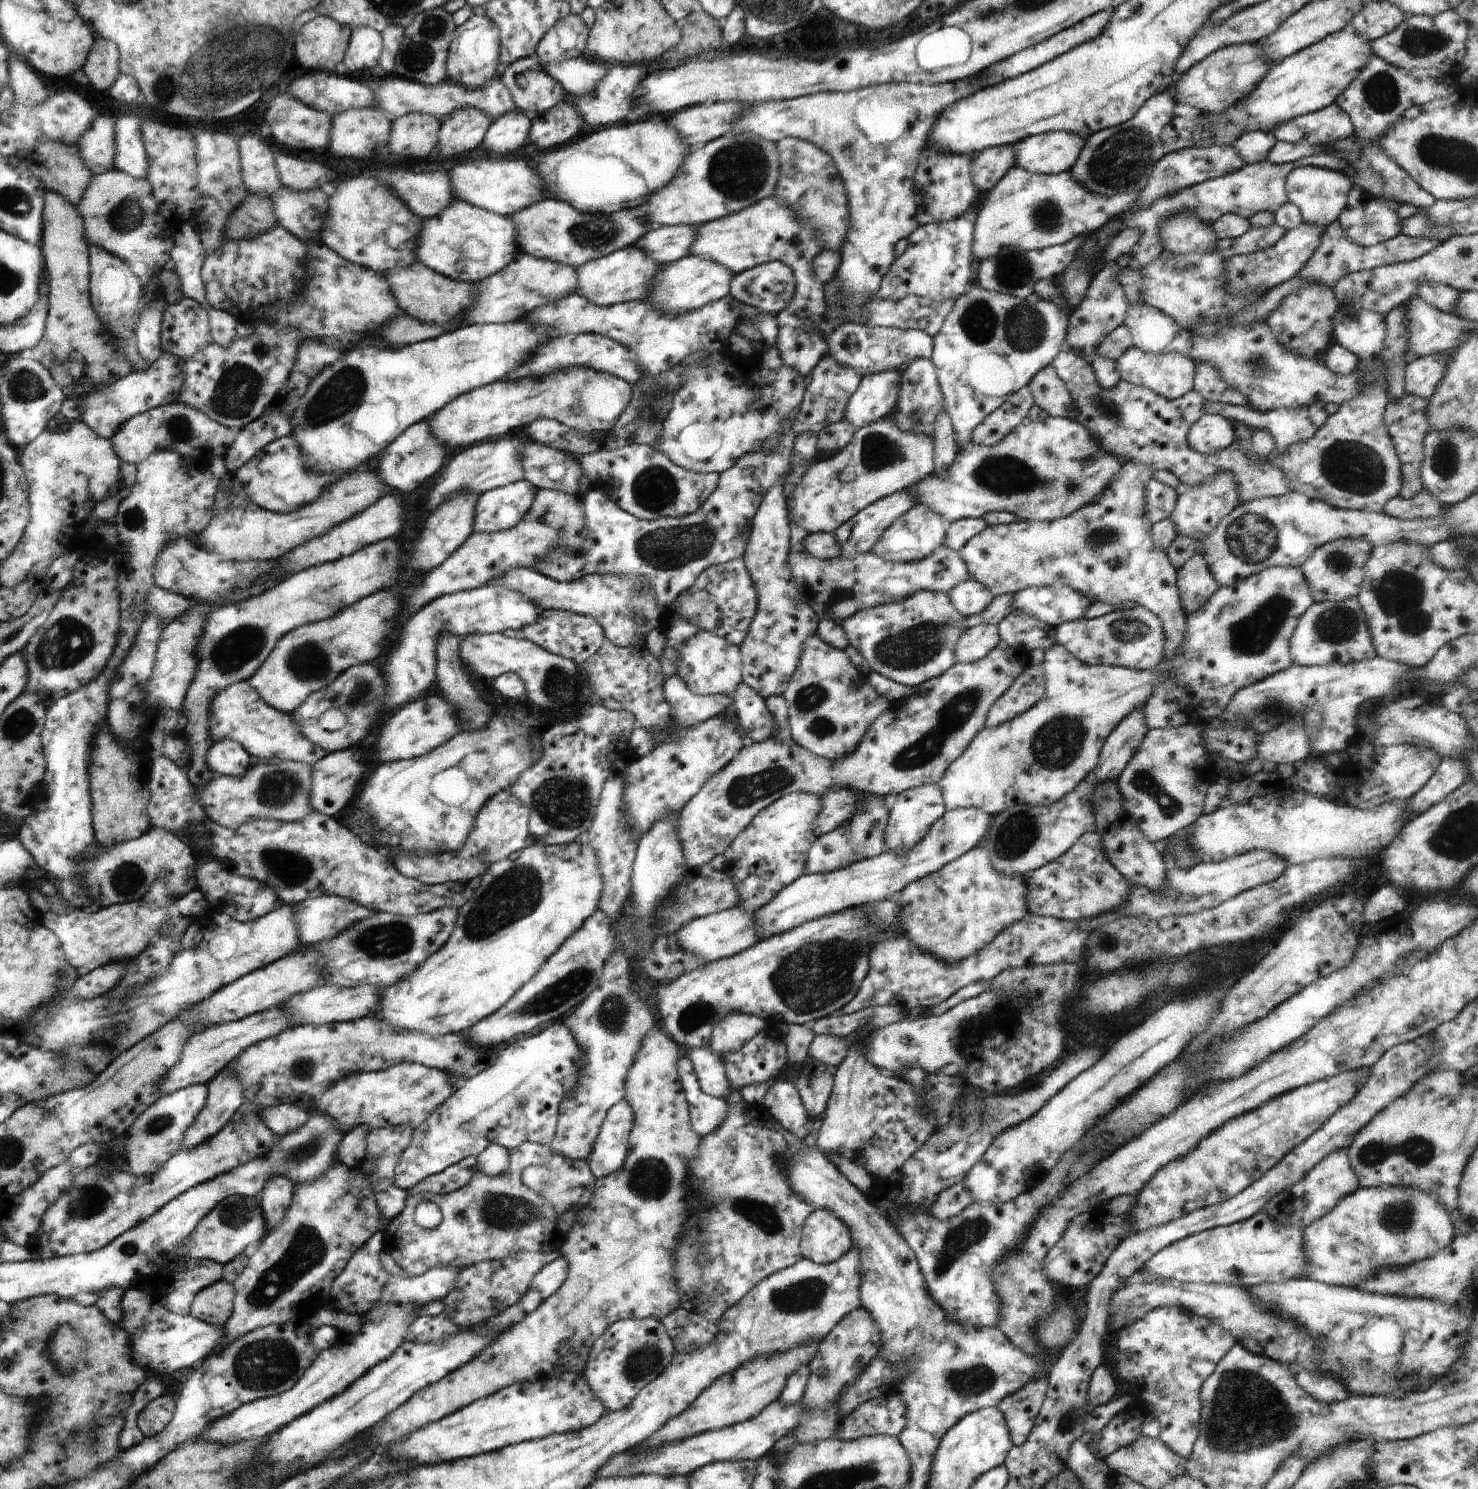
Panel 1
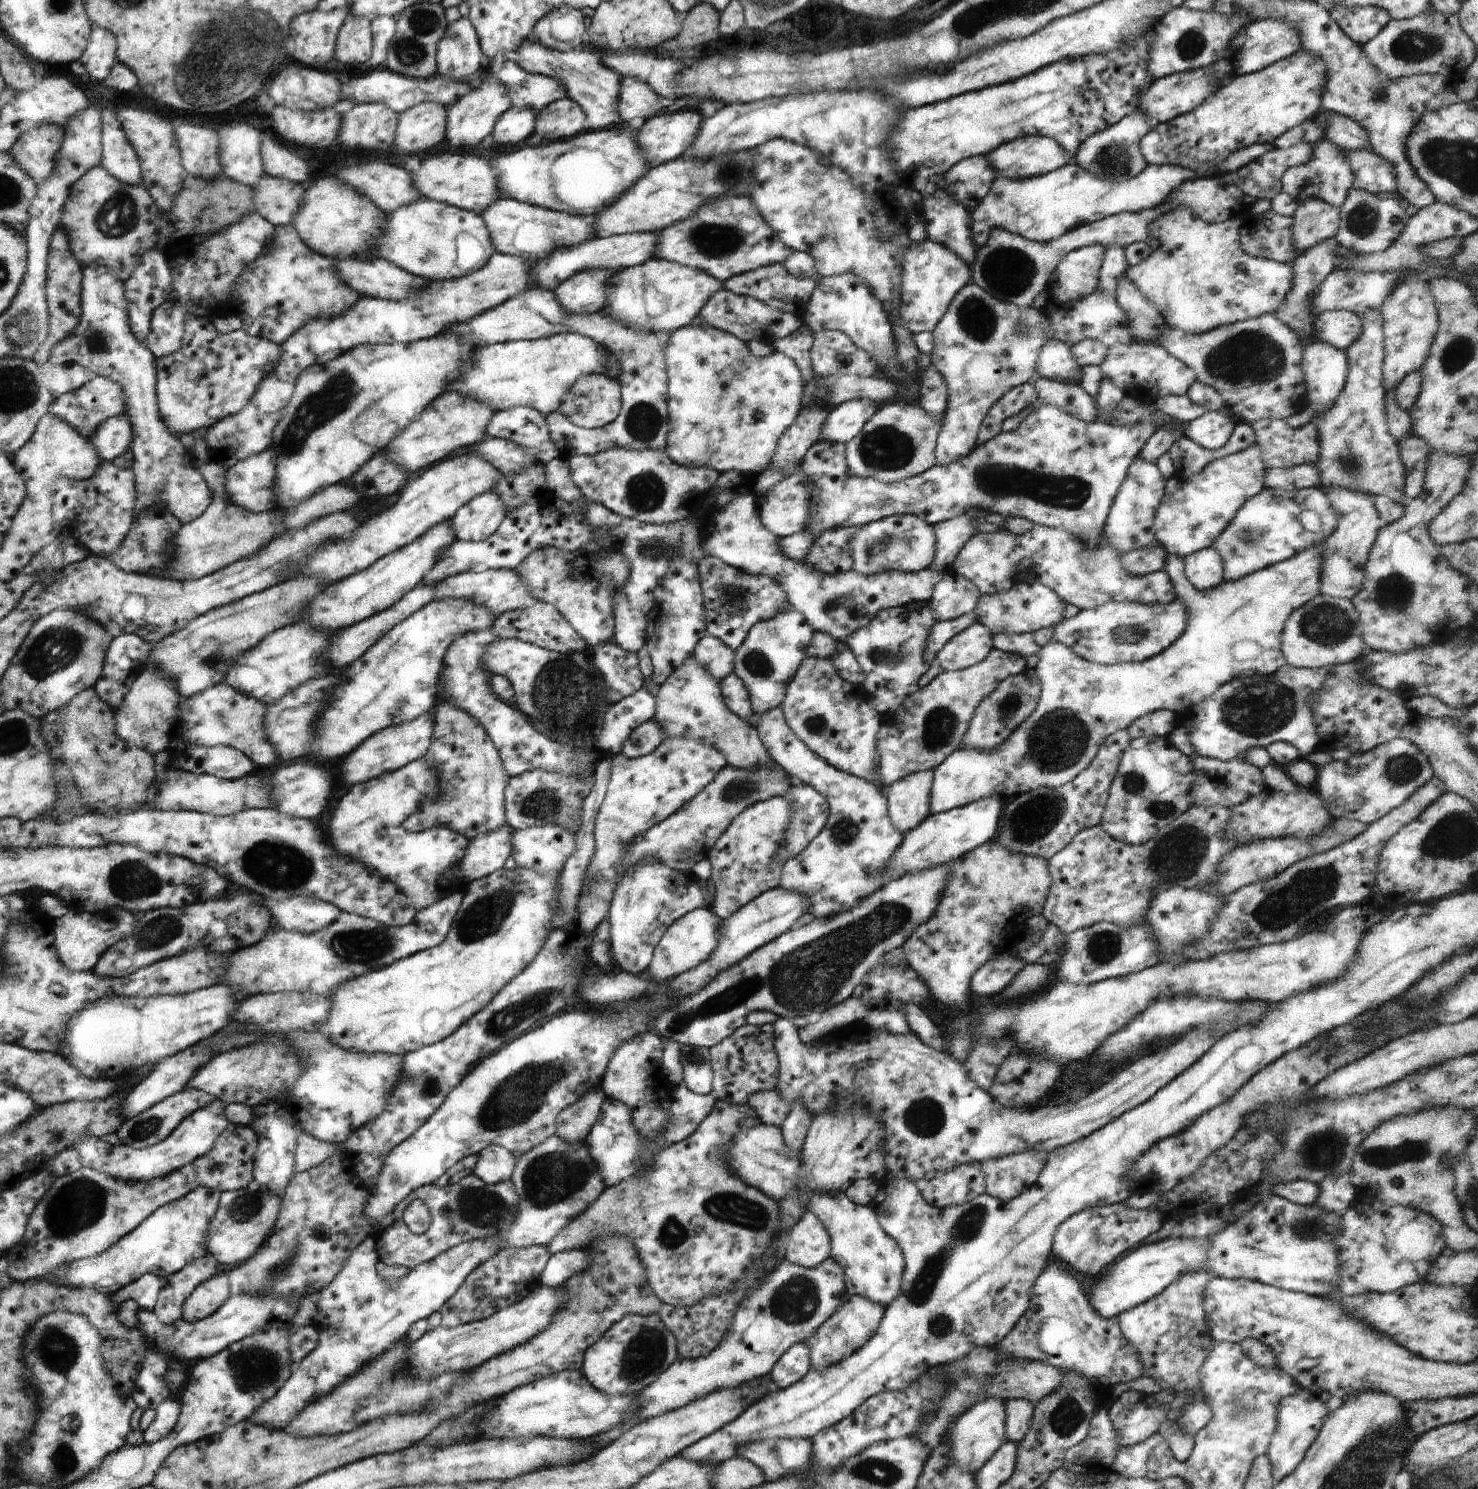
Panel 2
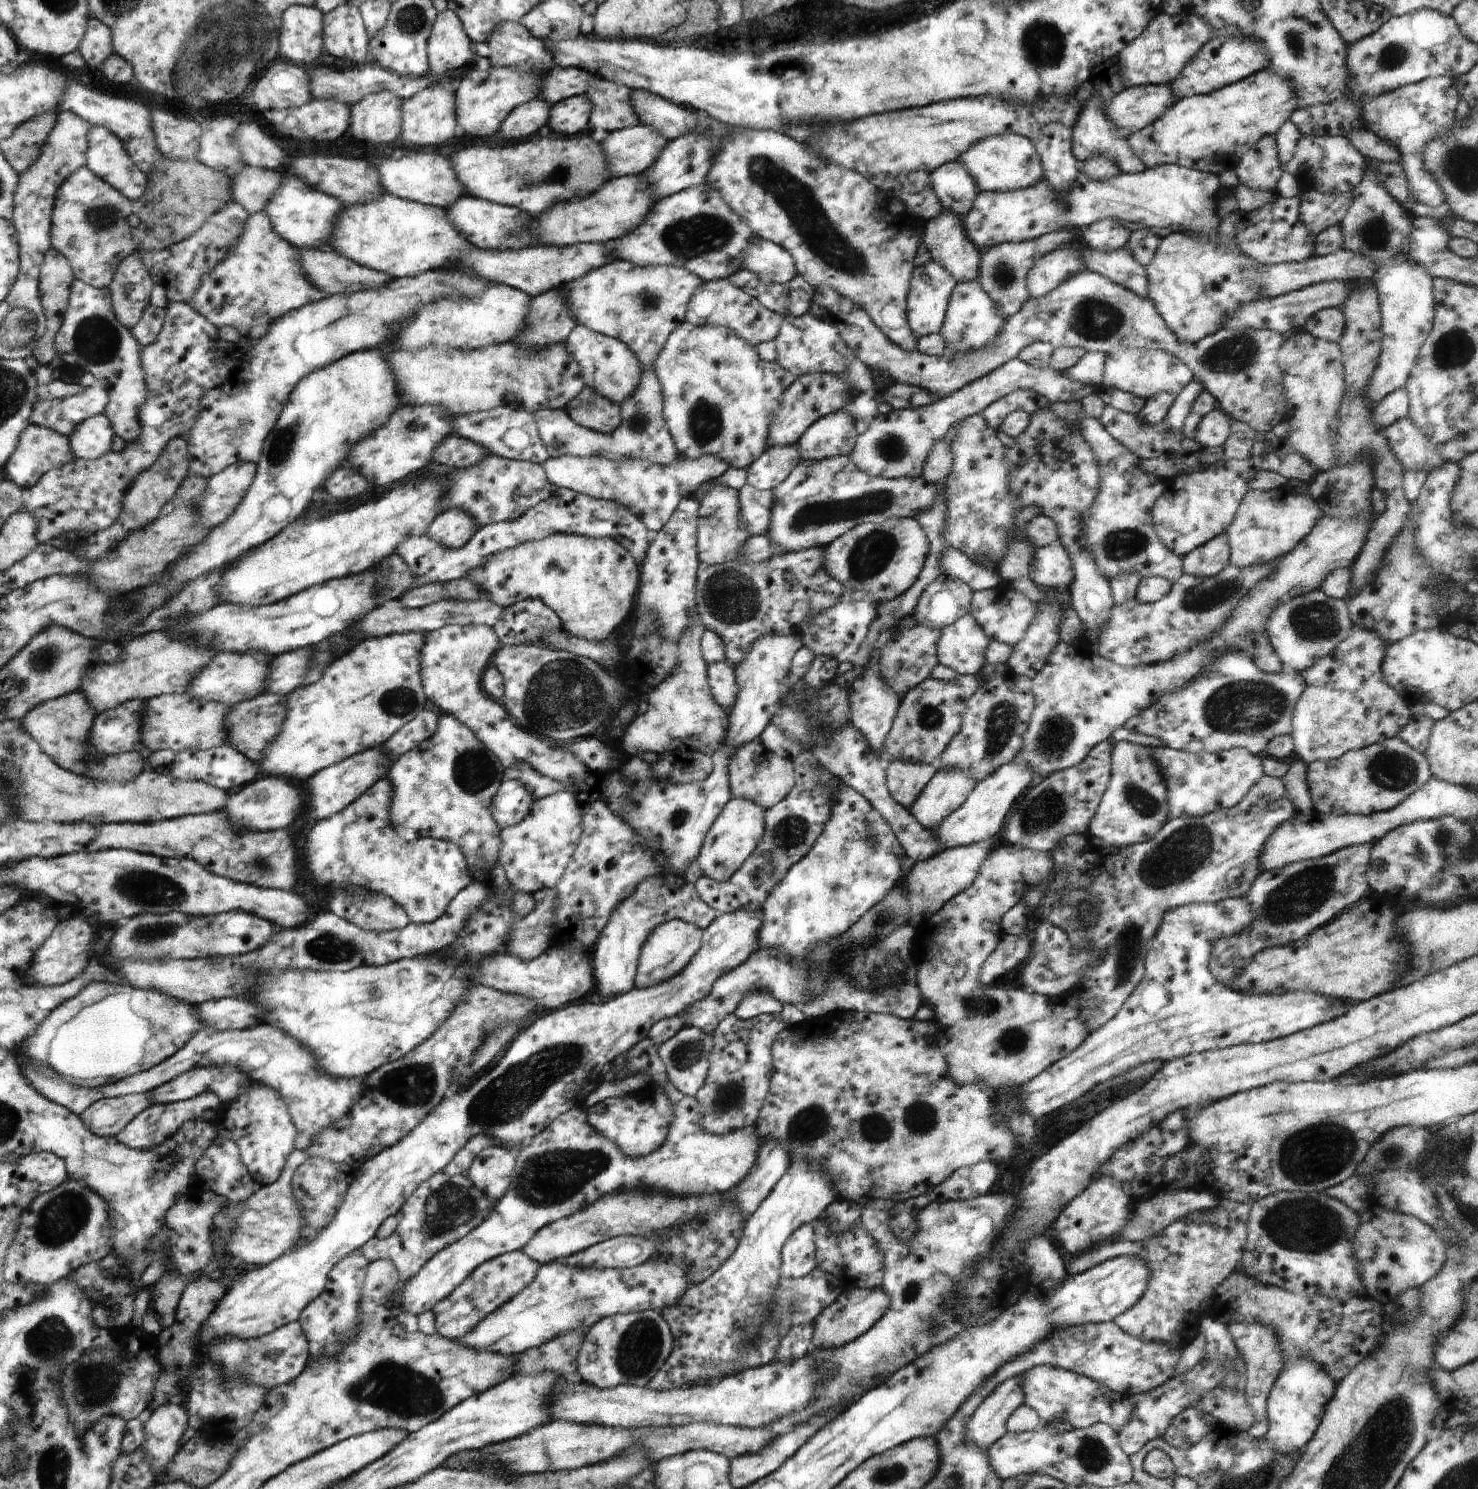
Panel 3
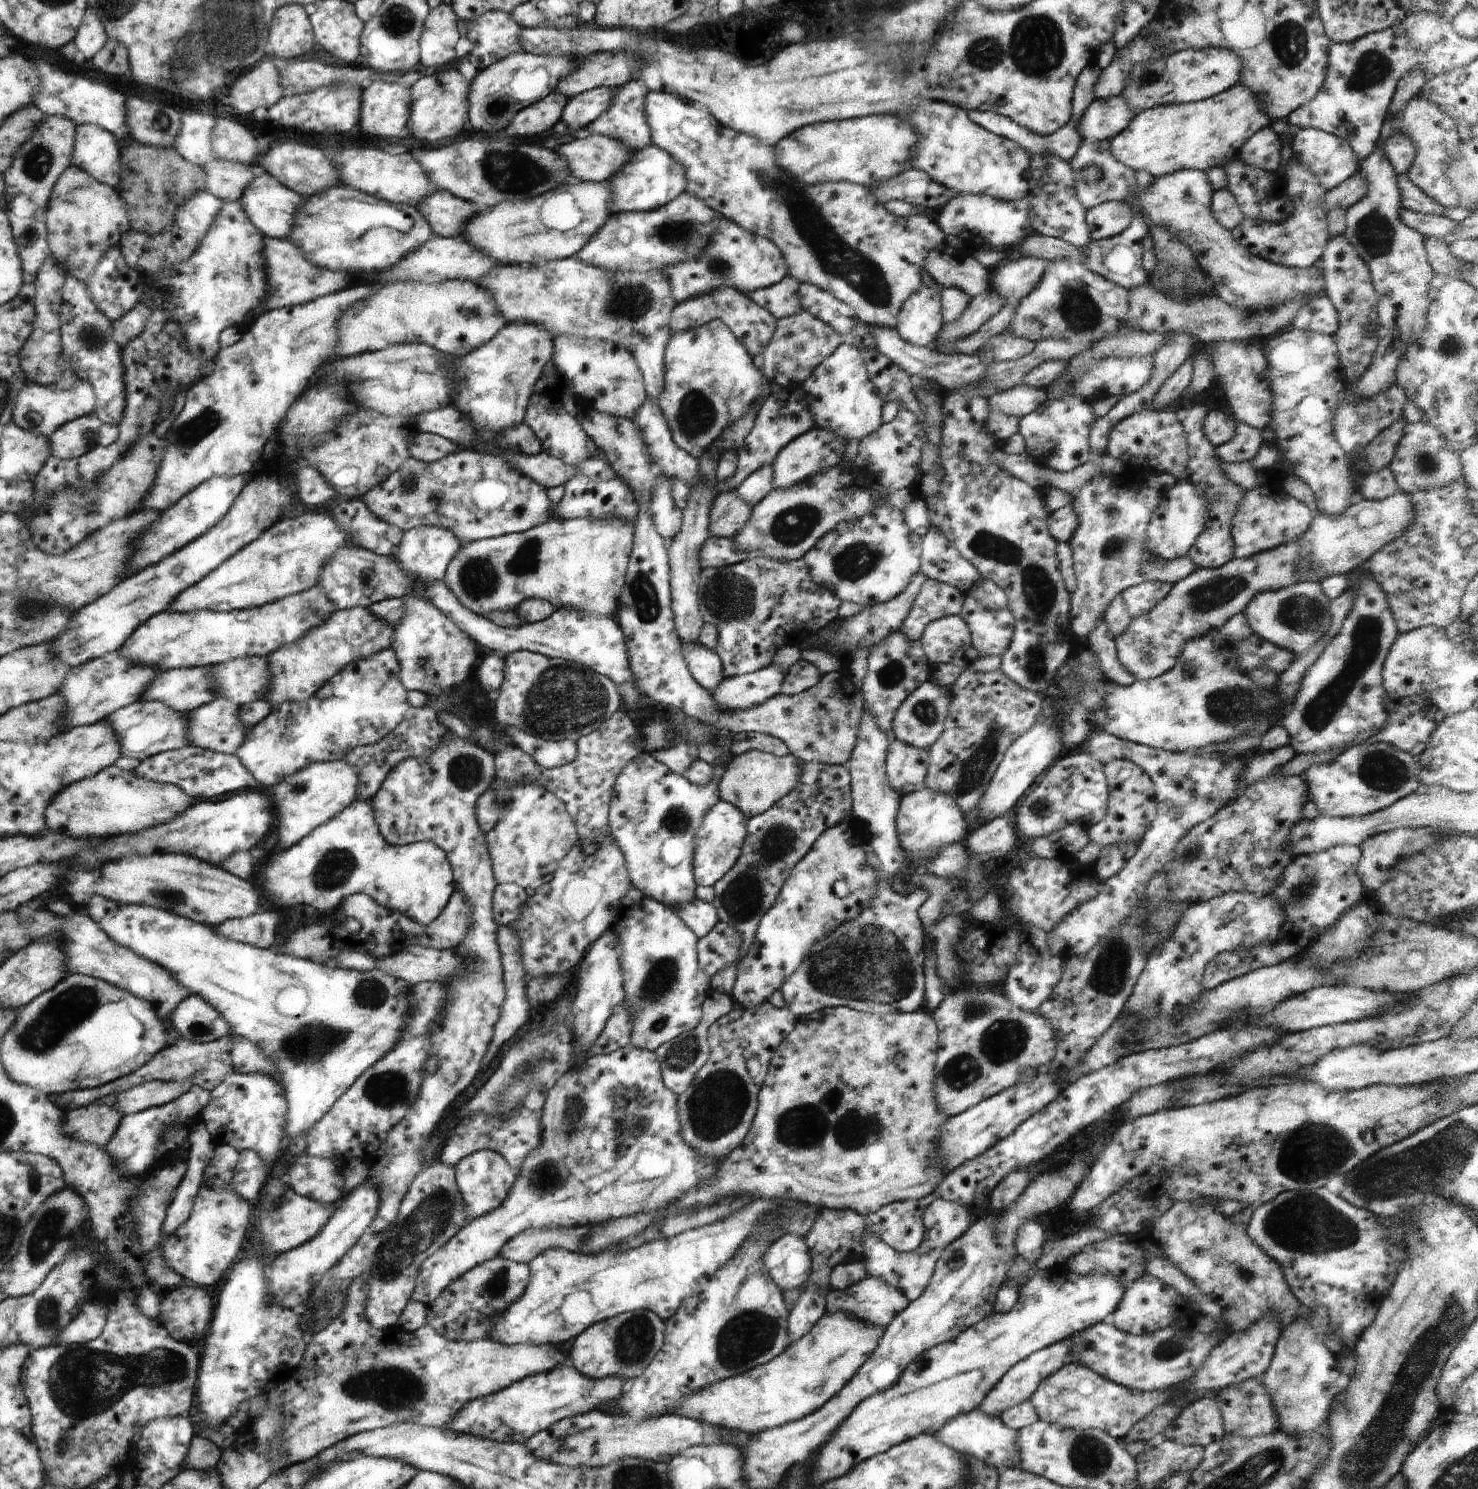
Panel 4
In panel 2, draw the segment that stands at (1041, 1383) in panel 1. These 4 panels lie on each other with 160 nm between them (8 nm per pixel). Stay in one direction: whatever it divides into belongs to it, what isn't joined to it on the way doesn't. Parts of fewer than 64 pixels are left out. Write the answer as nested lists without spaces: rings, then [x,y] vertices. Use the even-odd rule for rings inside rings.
[[[1026,1399],[1005,1401],[1005,1436],[1018,1444],[1028,1432],[1035,1405]]]

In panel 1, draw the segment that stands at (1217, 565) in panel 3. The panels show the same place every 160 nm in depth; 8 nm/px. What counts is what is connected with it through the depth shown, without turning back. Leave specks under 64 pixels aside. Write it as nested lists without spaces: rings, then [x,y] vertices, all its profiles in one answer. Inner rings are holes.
[[[1200,551],[1187,558],[1177,570],[1177,589],[1185,618],[1186,614],[1199,611],[1218,587]]]

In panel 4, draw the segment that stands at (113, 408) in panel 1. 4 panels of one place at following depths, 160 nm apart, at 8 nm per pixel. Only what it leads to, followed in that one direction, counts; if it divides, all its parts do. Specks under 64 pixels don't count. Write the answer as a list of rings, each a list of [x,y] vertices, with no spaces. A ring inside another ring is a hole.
[[[78,380],[71,389],[64,391],[34,384],[32,381],[24,383],[16,399],[15,416],[13,422],[20,428],[49,437],[64,423],[72,422],[81,416],[90,415],[95,410],[95,389],[88,381]]]

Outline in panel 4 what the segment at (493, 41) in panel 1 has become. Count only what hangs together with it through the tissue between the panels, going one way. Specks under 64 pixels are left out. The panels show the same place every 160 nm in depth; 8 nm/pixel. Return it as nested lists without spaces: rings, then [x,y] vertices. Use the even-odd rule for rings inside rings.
[[[441,3],[432,9],[432,16],[427,16],[428,24],[423,24],[424,40],[420,40],[420,56],[424,56],[425,67],[450,65],[456,56],[454,48],[460,34],[457,14],[452,9]]]

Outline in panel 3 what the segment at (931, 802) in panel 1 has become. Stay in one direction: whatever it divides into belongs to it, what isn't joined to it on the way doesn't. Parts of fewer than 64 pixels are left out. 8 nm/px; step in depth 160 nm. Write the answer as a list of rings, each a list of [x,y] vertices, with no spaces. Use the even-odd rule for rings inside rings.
[[[914,760],[892,761],[885,769],[887,787],[892,798],[909,809],[936,774],[937,764],[924,764]]]

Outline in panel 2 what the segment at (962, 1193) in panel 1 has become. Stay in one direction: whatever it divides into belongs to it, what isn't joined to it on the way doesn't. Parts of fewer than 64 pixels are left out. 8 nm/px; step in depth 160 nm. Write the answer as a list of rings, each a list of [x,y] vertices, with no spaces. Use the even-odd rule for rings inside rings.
[[[964,1163],[936,1175],[920,1185],[924,1200],[932,1206],[946,1208],[964,1204],[985,1192],[984,1173],[973,1163]]]

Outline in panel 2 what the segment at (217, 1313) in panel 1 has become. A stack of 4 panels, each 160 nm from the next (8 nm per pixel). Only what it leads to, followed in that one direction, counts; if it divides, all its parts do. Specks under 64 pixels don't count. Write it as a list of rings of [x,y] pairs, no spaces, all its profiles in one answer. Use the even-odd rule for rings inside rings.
[[[218,1274],[195,1288],[194,1294],[183,1304],[183,1316],[188,1322],[206,1319],[230,1299],[228,1276]]]

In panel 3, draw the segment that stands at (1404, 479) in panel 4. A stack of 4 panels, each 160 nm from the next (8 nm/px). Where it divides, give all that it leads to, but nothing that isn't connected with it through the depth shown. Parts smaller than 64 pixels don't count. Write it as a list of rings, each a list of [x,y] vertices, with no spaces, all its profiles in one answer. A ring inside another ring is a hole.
[[[1408,416],[1384,428],[1383,433],[1404,471],[1415,471],[1418,467],[1426,467],[1430,472],[1444,462],[1443,458],[1438,456],[1431,440]]]

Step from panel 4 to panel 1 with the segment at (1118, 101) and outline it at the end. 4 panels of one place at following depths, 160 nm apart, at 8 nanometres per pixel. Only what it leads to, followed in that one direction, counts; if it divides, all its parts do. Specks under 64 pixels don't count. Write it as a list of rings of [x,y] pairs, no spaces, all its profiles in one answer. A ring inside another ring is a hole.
[[[1242,43],[1219,48],[1186,72],[1176,75],[1178,80],[1172,85],[1177,88],[1177,104],[1191,104],[1204,113],[1226,111],[1246,99],[1276,63],[1278,62],[1265,57],[1263,48],[1256,43]]]

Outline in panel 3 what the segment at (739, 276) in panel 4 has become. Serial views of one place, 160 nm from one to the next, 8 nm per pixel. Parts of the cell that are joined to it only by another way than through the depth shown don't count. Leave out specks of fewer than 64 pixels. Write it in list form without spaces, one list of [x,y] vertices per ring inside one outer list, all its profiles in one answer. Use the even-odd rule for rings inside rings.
[[[755,238],[741,264],[736,265],[736,271],[740,269],[748,269],[761,279],[782,284],[798,275],[795,260],[785,248],[760,238]]]

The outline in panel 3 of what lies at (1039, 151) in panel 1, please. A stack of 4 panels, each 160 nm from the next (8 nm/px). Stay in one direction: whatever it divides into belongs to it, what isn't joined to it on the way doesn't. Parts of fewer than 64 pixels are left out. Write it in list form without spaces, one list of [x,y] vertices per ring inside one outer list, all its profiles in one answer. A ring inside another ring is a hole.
[[[1004,133],[978,141],[957,157],[962,167],[968,167],[982,191],[1013,191],[1036,184],[1043,178],[1043,166],[1031,140],[1022,135]]]

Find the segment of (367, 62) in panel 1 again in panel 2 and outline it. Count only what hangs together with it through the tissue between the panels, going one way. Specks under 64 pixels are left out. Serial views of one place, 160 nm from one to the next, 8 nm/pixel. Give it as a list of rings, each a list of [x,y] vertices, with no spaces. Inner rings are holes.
[[[349,14],[339,30],[336,58],[342,64],[362,64],[369,60],[372,49],[371,21]]]

